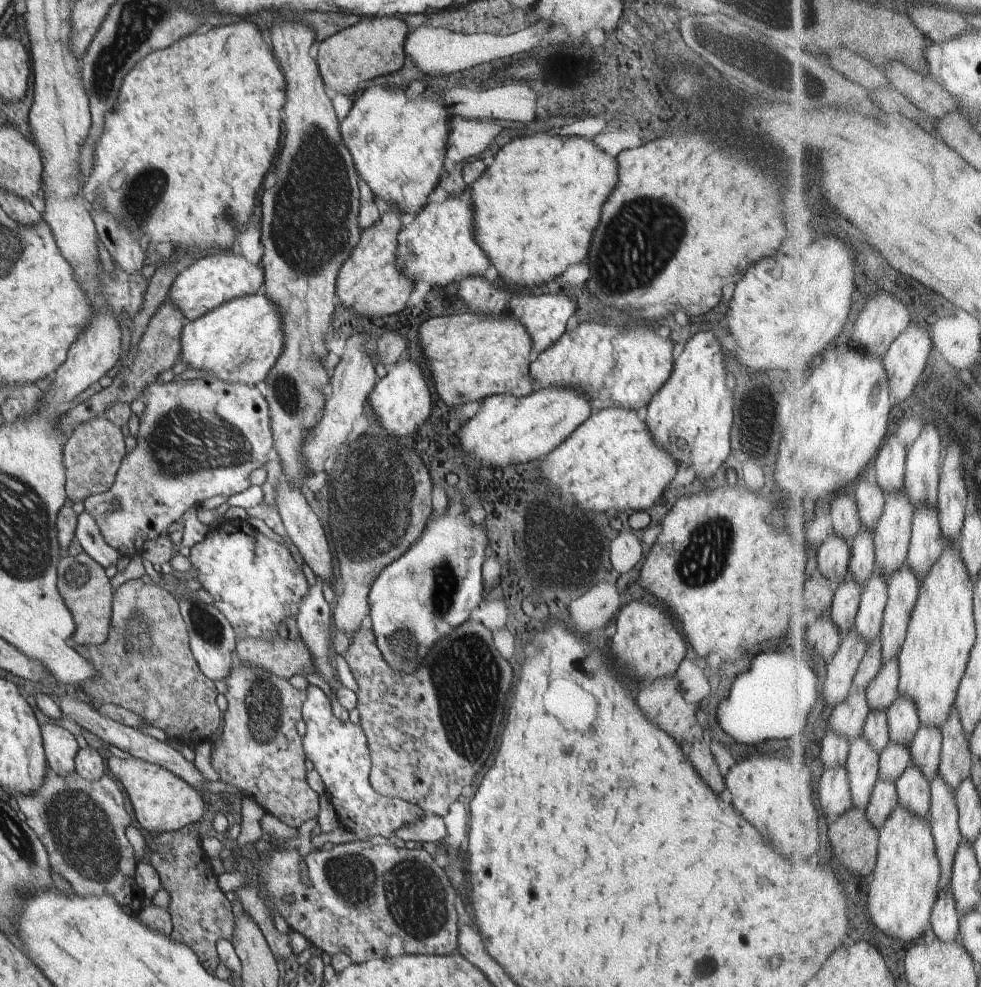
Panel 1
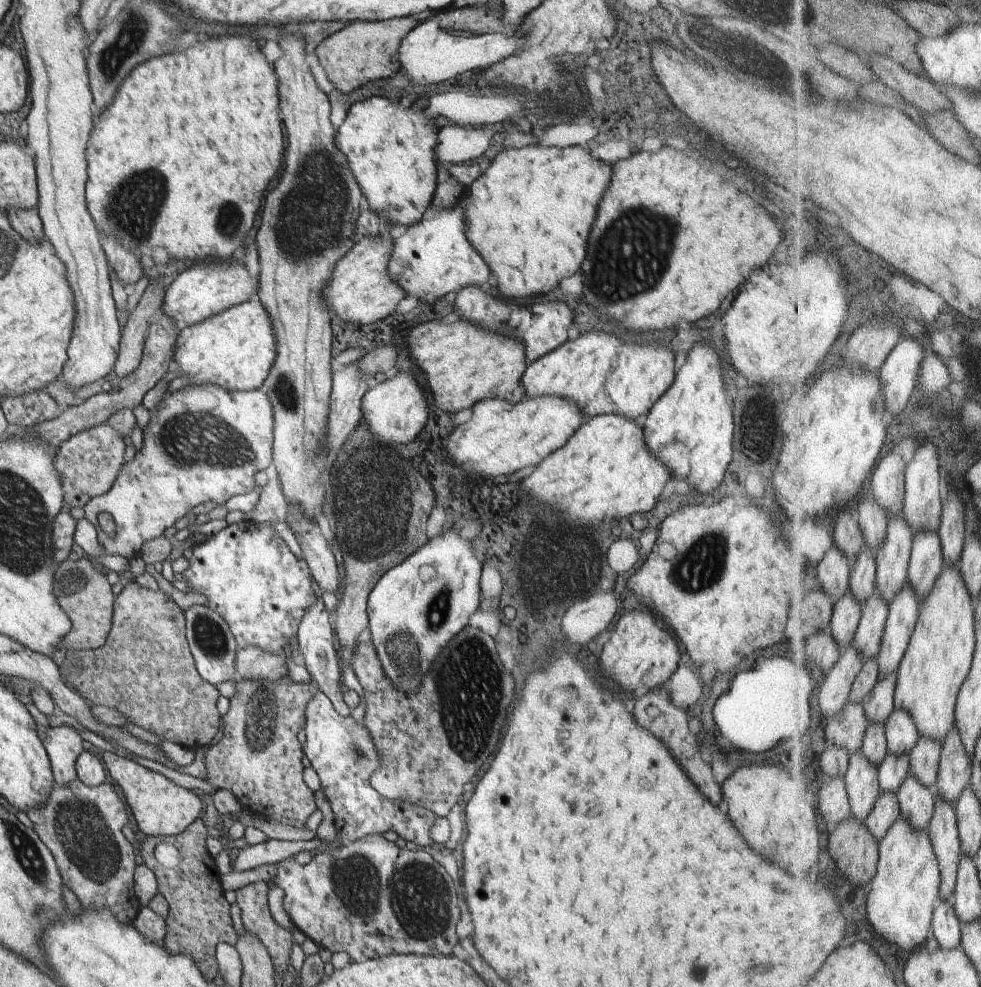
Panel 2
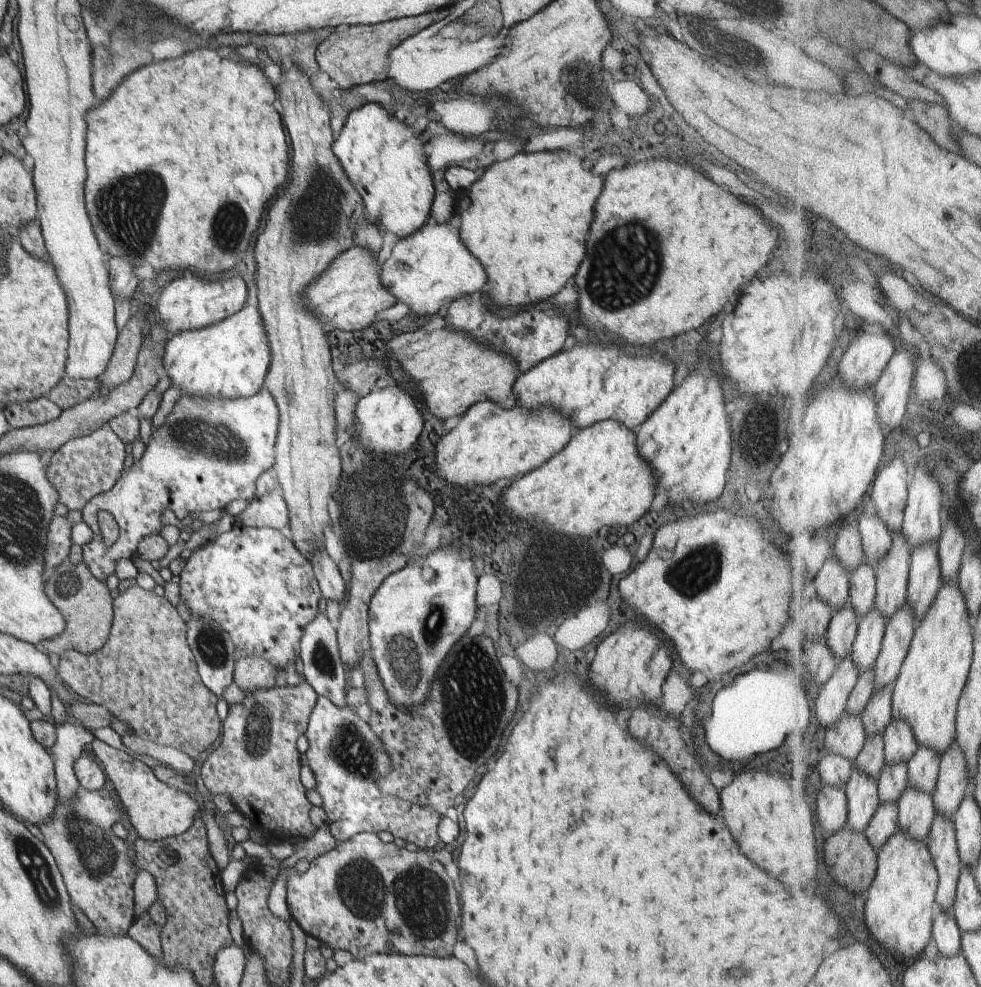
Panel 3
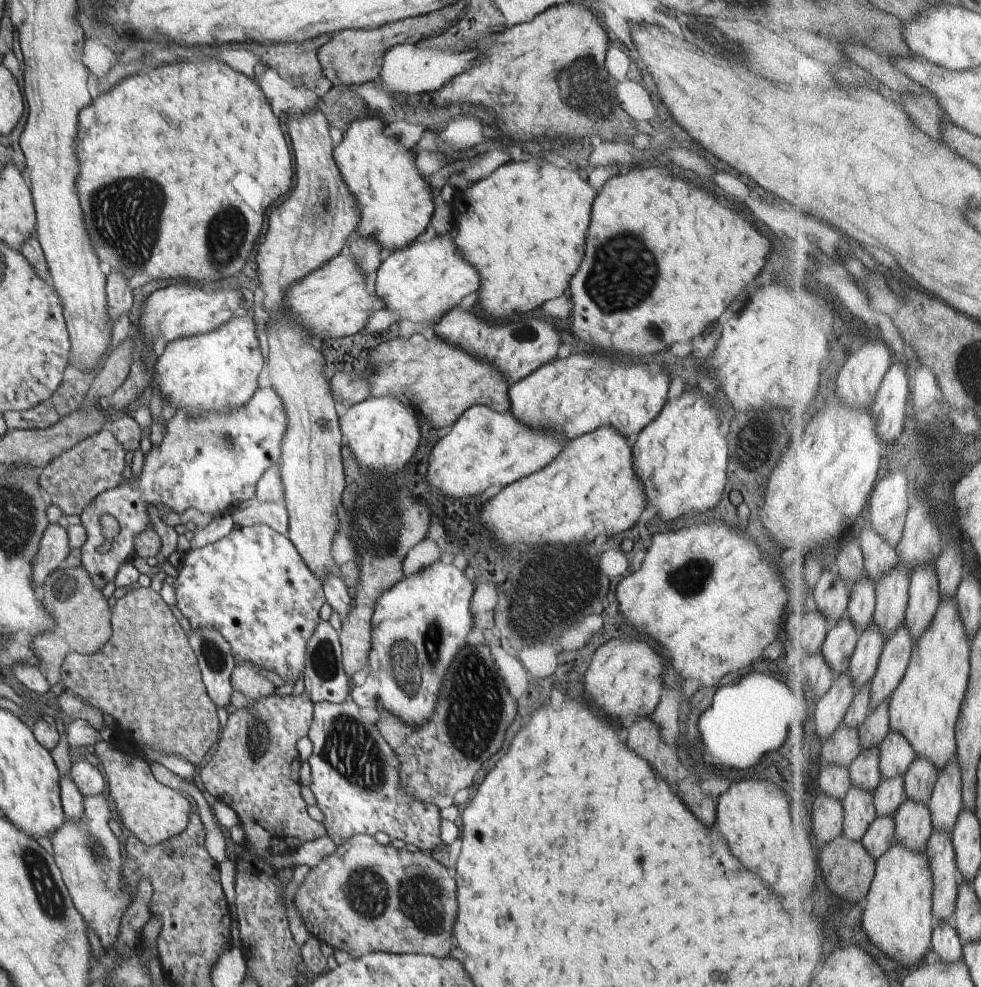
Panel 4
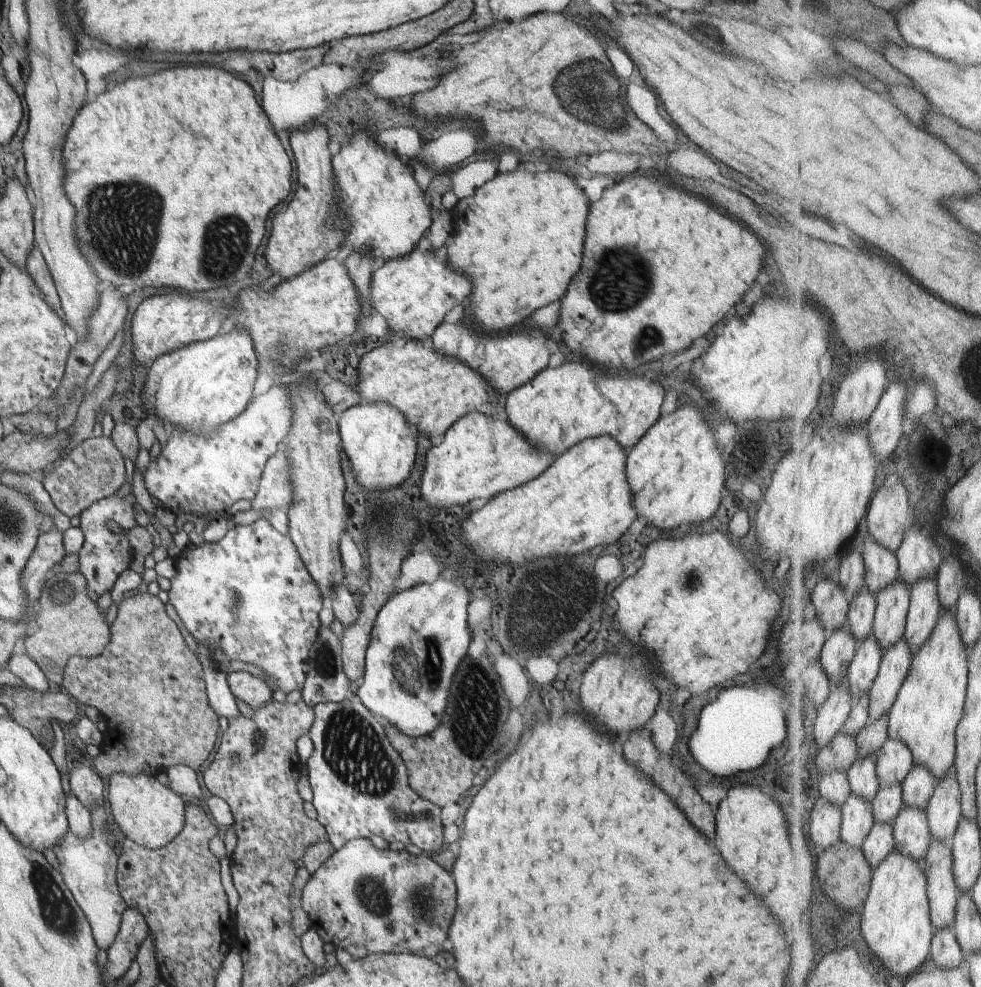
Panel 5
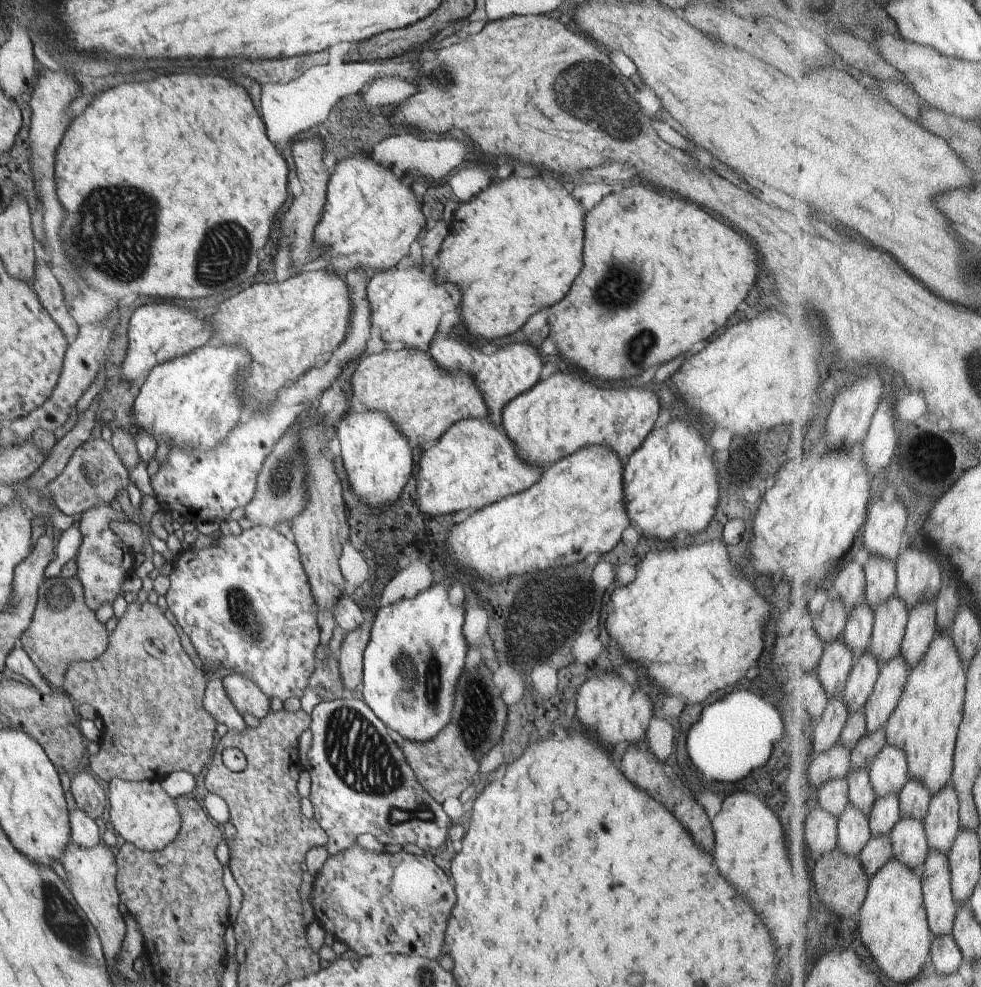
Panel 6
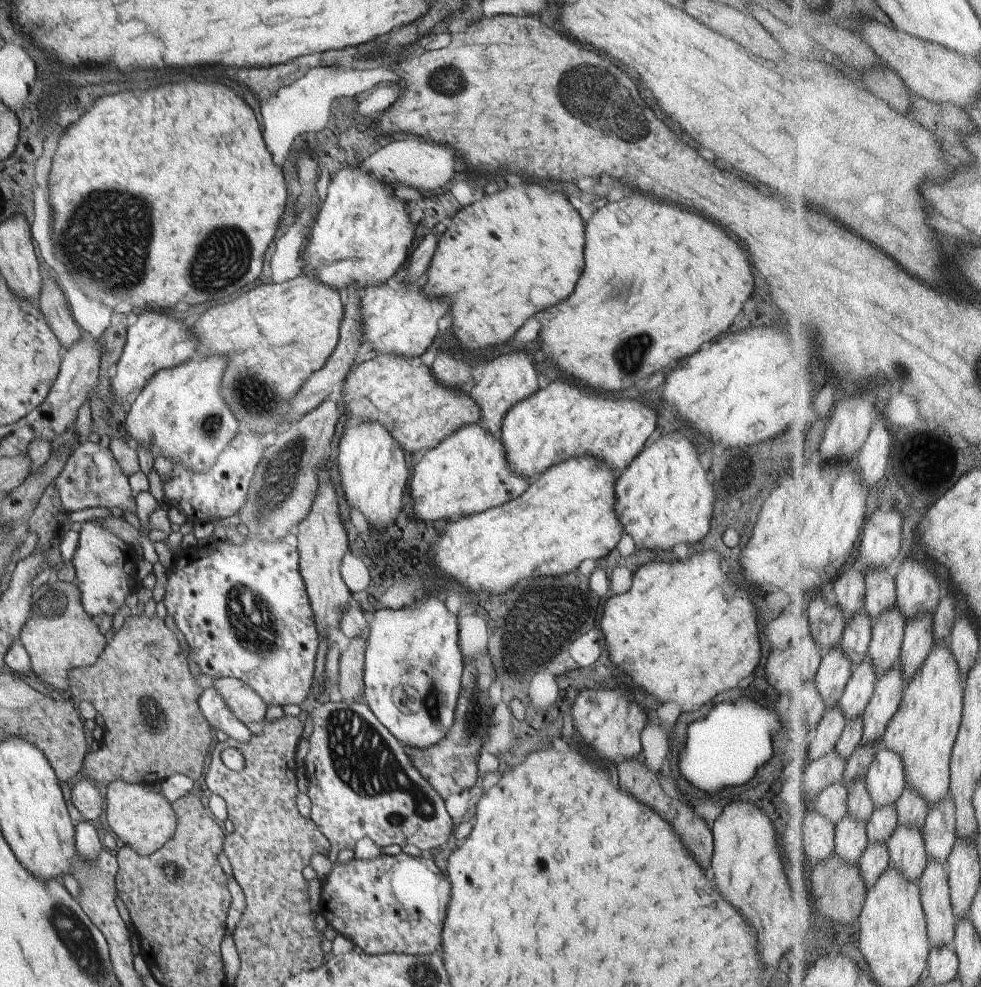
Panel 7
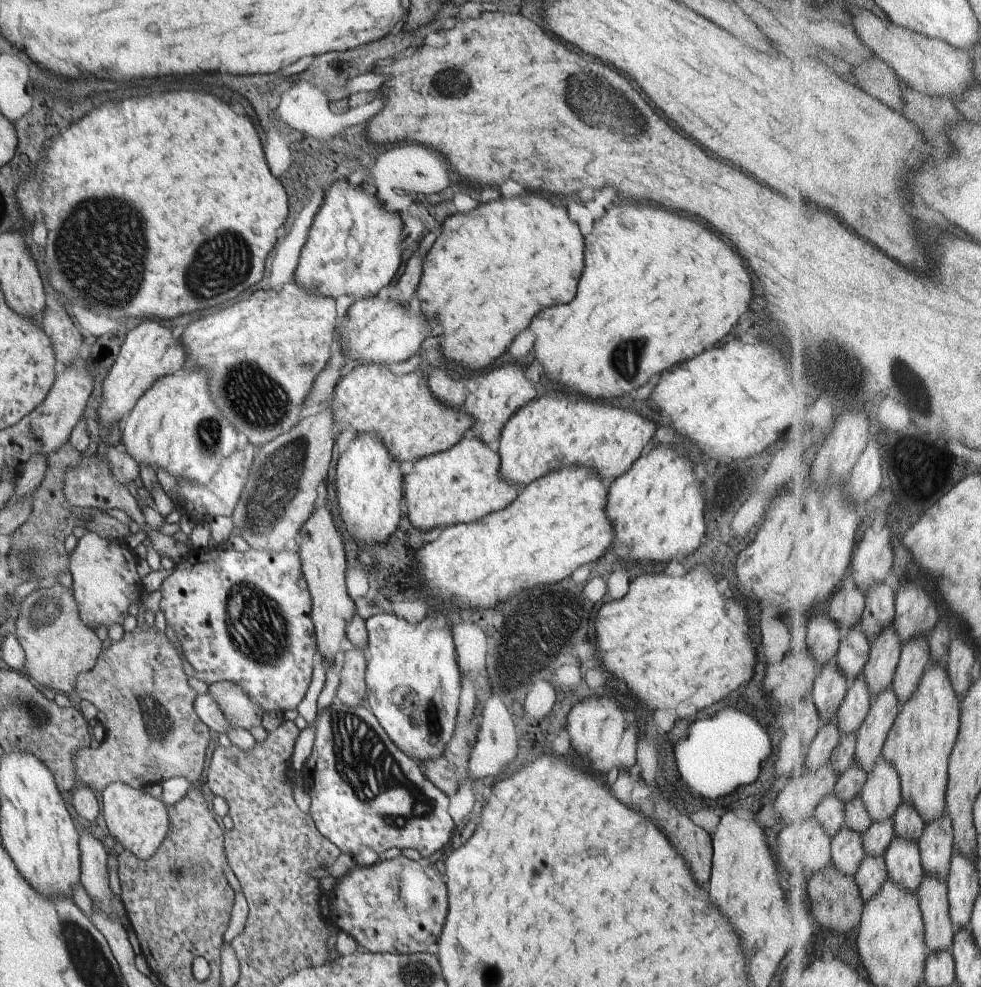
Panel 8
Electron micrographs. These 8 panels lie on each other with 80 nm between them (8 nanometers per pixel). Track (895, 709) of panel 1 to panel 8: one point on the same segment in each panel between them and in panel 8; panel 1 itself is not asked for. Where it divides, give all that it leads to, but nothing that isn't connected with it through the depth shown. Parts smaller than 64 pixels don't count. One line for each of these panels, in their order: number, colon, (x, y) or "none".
2: (904, 733)
3: (902, 743)
4: (898, 754)
5: (896, 762)
6: (892, 772)
7: (888, 781)
8: (884, 793)

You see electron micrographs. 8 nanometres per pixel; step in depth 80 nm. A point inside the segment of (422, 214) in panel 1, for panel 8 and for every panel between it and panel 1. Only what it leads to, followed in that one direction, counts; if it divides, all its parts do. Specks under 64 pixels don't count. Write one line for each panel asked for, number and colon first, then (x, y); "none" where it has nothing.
2: (430, 259)
3: (425, 269)
4: (422, 282)
5: (413, 293)
6: (406, 306)
7: (404, 322)
8: (372, 331)

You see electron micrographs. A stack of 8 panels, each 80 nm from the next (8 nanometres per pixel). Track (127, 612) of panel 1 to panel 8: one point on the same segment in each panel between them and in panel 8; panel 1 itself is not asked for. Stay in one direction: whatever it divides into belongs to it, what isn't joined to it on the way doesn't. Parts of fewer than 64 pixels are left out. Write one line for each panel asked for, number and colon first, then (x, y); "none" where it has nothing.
2: (146, 671)
3: (146, 675)
4: (147, 678)
5: (149, 686)
6: (150, 694)
7: (142, 686)
8: (153, 733)

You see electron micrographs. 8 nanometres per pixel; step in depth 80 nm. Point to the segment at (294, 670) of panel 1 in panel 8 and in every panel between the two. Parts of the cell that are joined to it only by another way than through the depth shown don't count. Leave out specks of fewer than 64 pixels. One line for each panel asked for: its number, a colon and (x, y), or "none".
2: (252, 663)
3: (252, 673)
4: (245, 678)
5: (255, 692)
6: (247, 697)
7: (241, 700)
8: (240, 711)

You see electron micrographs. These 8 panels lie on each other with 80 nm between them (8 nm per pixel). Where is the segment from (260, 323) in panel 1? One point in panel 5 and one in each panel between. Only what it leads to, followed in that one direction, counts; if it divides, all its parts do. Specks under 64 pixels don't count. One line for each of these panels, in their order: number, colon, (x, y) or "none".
2: (235, 349)
3: (230, 359)
4: (215, 372)
5: (198, 387)

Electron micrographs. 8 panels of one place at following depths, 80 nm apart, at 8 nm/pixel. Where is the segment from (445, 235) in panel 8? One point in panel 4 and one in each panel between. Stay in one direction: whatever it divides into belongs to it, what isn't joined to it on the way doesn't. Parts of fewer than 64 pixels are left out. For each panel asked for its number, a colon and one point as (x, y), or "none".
4: (525, 254)
5: (519, 238)
6: (512, 257)
7: (505, 258)

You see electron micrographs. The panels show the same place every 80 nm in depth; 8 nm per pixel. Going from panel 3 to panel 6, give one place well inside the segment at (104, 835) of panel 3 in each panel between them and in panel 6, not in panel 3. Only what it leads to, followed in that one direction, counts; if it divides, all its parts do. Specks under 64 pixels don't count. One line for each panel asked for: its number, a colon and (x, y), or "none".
4: (88, 854)
5: (88, 866)
6: (91, 873)

